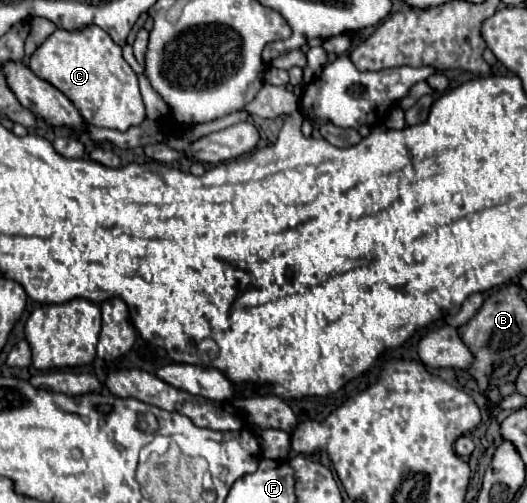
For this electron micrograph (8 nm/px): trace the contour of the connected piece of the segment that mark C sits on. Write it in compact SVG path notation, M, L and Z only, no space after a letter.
M96 25L76 31L56 29L30 55L28 67L36 77L62 91L74 103L74 107L80 109L86 123L94 127L126 131L132 125L140 125L146 117L136 73L124 61L120 45L116 45L110 35Z

